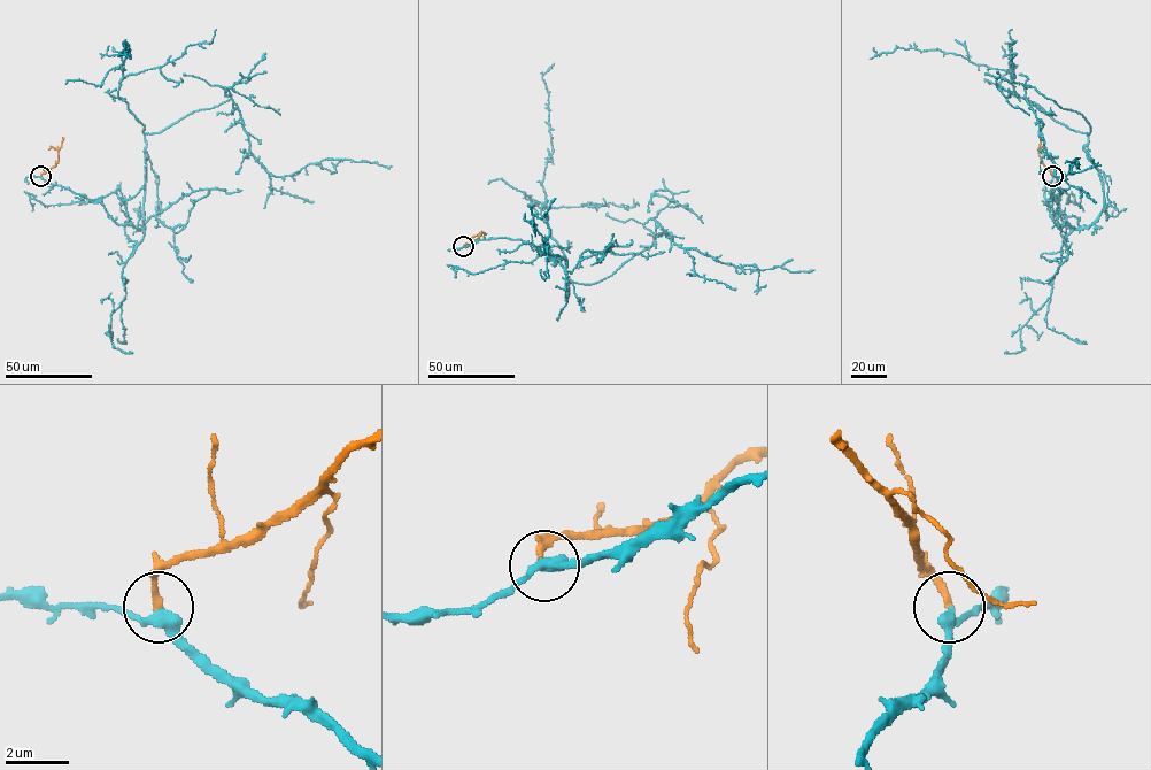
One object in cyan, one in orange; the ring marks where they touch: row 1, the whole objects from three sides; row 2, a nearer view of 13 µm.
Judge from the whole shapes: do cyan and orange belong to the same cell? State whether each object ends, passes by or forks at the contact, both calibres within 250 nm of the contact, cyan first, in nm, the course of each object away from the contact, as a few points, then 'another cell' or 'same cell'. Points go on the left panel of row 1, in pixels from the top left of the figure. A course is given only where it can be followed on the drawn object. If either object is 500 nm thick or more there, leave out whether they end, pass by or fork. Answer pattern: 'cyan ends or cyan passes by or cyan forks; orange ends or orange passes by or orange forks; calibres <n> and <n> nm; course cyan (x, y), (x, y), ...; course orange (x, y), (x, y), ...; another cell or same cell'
cyan passes by; orange ends; calibres 340 and 200 nm; course cyan (40, 176), (143, 229), (145, 133), (226, 101), (222, 86), (250, 153), (275, 176), (326, 159), (392, 166); course orange (40, 176), (56, 164), (62, 137); same cell

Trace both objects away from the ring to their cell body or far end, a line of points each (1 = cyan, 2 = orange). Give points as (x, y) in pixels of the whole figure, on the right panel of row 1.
1: (1052, 176), (1052, 220), (1088, 228), (1104, 201), (1083, 147), (1090, 125), (1025, 87), (1055, 175), (1076, 166)
2: (1052, 176), (1039, 153), (1040, 137)

